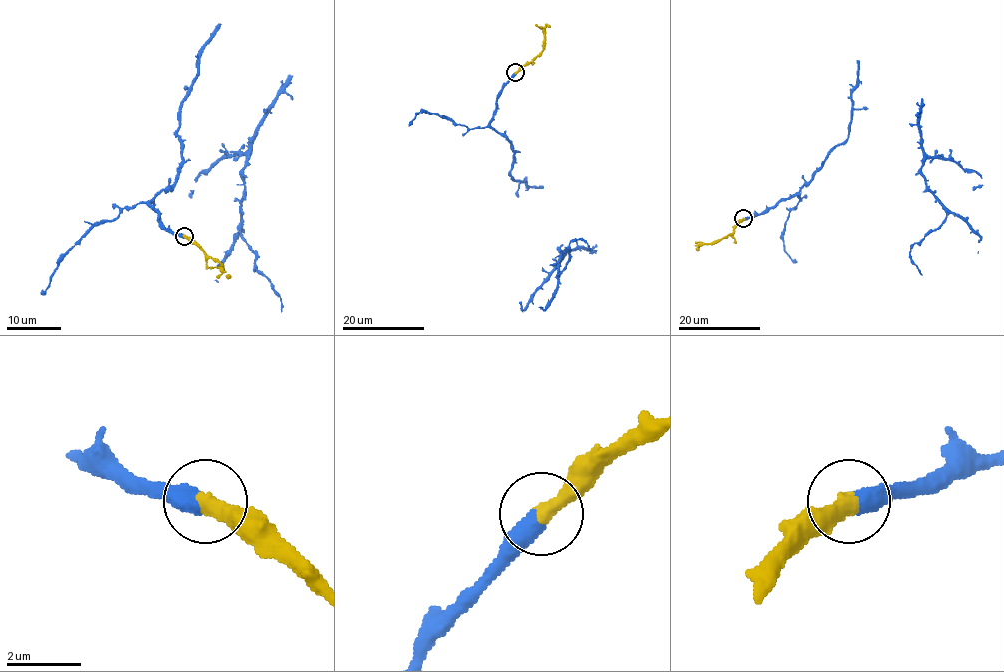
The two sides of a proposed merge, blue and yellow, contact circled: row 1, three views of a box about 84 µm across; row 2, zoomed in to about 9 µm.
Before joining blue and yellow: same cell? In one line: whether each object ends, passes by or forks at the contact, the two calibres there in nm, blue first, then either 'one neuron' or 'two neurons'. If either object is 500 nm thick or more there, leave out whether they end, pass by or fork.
500 nm thick on the blue side, 440 nm on the other; one neuron

